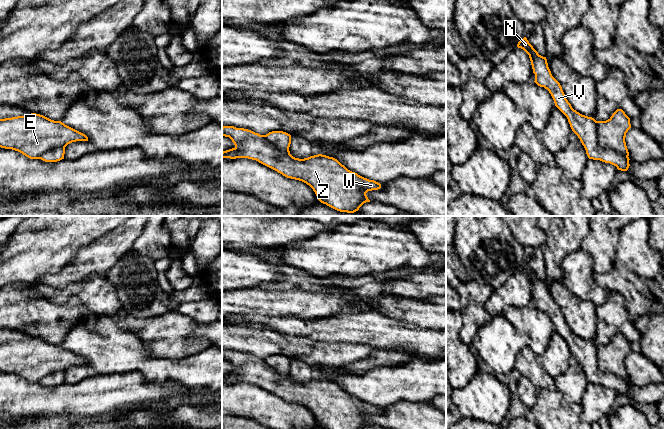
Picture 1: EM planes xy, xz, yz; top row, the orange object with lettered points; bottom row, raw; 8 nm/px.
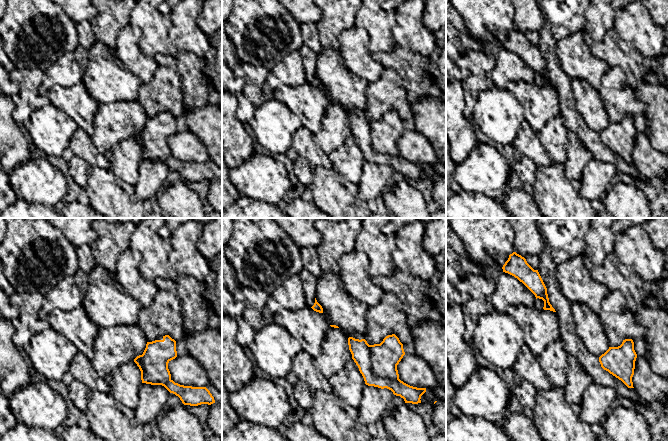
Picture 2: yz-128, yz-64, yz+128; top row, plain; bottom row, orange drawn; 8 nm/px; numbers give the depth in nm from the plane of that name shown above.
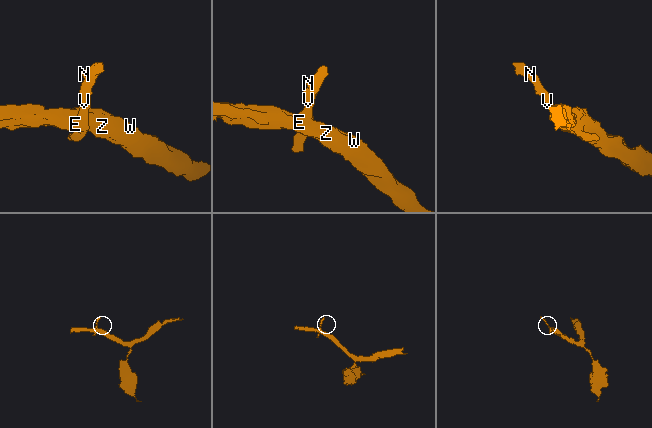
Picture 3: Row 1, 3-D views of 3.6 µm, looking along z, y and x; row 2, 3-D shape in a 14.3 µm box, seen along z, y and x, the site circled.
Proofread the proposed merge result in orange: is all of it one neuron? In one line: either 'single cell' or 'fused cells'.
fused cells

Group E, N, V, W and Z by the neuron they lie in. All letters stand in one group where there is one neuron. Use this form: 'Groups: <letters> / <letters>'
Groups: E W Z / N V

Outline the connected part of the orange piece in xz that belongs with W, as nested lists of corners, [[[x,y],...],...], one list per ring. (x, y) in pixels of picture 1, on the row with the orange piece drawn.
[[[223,126],[222,136],[229,137],[235,147],[222,152],[222,158],[248,158],[277,171],[283,176],[302,181],[309,185],[315,192],[317,199],[327,206],[347,213],[354,213],[366,202],[370,202],[366,193],[381,188],[381,184],[364,178],[355,172],[348,170],[337,159],[318,154],[308,158],[299,159],[290,154],[290,151],[281,152],[275,145],[251,130]]]

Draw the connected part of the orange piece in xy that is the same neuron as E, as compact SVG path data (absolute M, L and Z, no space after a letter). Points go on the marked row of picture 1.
M40 114L0 119L0 147L18 151L30 159L40 159L46 152L76 141L88 141L88 137Z

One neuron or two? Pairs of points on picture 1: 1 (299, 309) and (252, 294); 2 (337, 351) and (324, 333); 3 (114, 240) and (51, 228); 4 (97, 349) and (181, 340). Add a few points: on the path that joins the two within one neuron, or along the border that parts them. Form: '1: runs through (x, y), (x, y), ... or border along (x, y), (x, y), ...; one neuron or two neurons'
1: runs through (287, 303), (264, 302); one neuron
2: border along (308, 337), (327, 342), (355, 343); two neurons
3: border along (118, 226), (94, 239), (79, 251); two neurons
4: border along (127, 330), (141, 341), (150, 354), (163, 357); two neurons

